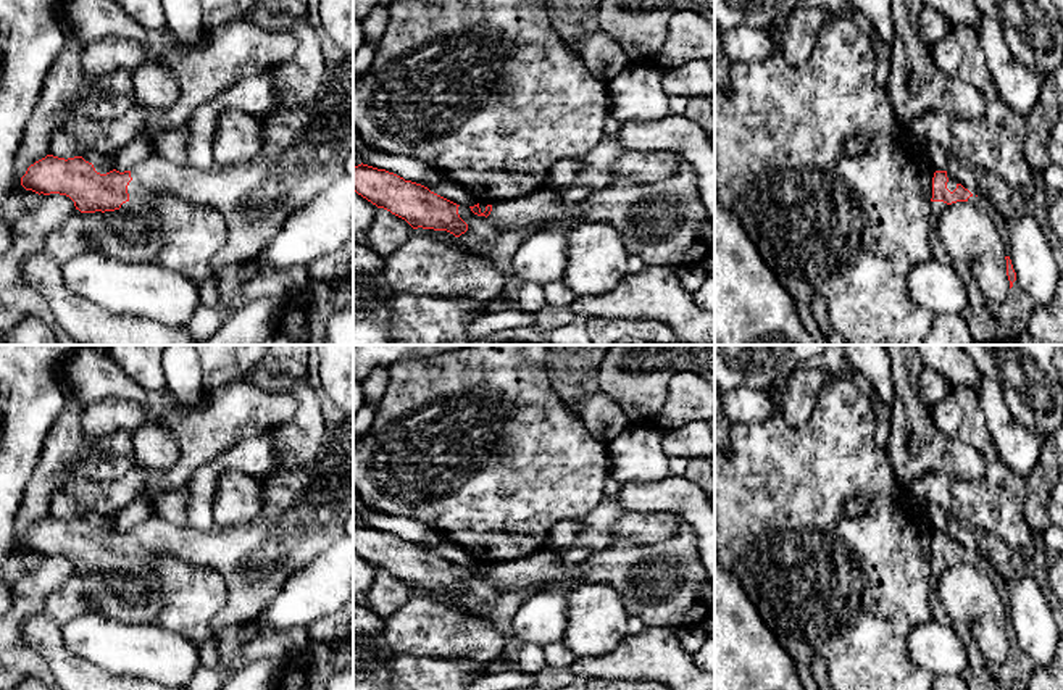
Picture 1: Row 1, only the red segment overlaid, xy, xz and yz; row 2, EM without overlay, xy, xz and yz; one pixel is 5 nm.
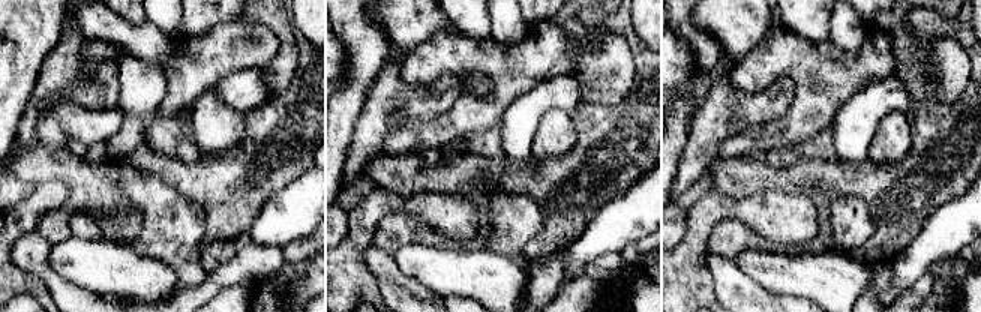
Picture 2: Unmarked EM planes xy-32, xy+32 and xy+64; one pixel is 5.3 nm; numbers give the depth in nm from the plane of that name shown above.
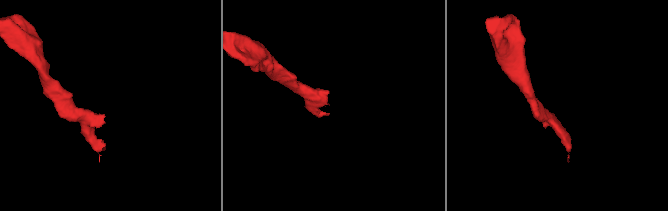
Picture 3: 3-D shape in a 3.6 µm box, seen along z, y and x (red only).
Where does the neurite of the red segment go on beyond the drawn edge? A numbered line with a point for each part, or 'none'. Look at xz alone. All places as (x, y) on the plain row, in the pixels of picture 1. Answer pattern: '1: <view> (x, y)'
1: xz (665, 584)

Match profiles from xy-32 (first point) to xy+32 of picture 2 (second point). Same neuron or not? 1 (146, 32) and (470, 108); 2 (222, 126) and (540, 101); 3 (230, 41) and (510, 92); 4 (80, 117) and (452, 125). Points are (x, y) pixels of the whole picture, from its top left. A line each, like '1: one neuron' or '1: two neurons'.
1: two neurons
2: two neurons
3: one neuron
4: one neuron

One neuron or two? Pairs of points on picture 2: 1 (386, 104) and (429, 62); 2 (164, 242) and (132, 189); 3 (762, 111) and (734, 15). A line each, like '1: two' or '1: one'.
1: two
2: one
3: two

